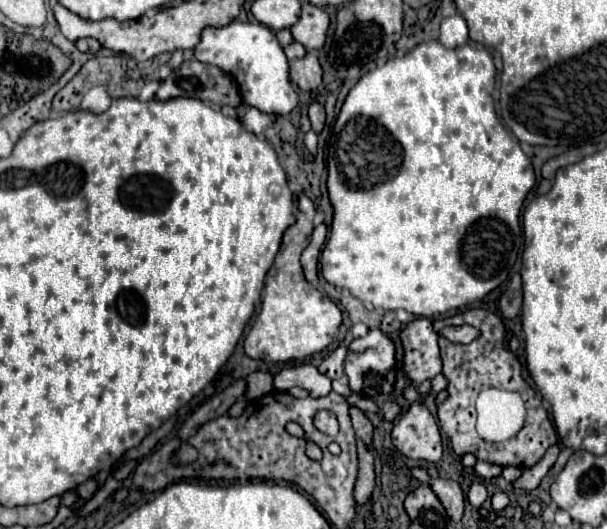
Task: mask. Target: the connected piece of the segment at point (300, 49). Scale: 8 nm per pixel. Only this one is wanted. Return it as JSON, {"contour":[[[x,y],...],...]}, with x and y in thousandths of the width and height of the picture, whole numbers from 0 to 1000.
{"contour":[[[483,78],[483,81],[476,81],[473,89],[470,89],[470,104],[473,104],[473,112],[476,115],[483,115],[483,112],[496,112],[496,108],[502,108],[502,89],[496,85],[496,81],[489,81],[489,78]]]}

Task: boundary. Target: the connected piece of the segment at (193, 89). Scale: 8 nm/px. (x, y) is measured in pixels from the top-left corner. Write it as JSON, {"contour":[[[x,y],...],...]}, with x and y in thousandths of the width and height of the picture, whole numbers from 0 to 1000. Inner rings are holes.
{"contour":[[[305,115],[288,130],[262,164],[259,187],[275,191],[285,183],[325,183],[331,191],[394,202],[397,180],[384,146],[367,138],[354,123],[338,123],[331,115]]]}

